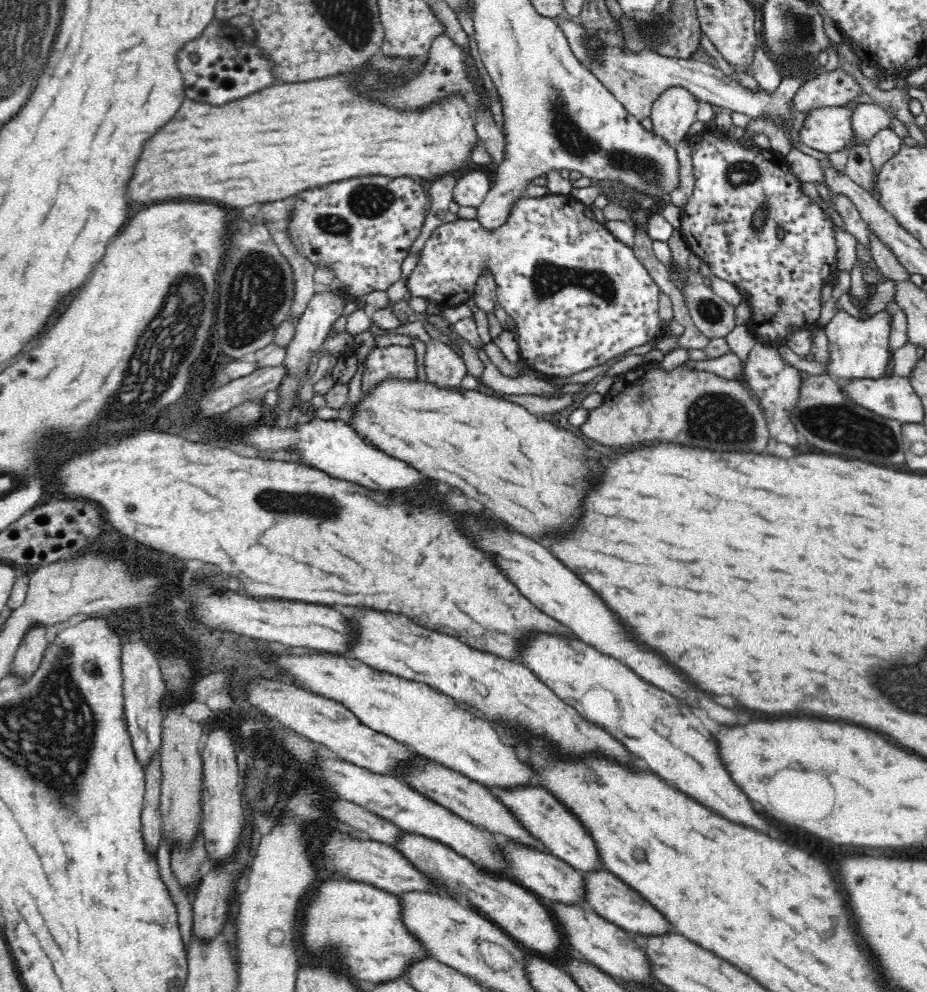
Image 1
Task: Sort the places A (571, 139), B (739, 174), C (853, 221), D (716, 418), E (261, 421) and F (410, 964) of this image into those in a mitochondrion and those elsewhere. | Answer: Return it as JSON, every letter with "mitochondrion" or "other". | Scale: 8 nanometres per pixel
{"A":"mitochondrion","B":"mitochondrion","C":"other","D":"mitochondrion","E":"other","F":"other"}

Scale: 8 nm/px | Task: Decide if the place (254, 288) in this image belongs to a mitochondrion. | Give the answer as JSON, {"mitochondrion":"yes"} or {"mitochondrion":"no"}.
{"mitochondrion":"yes"}

